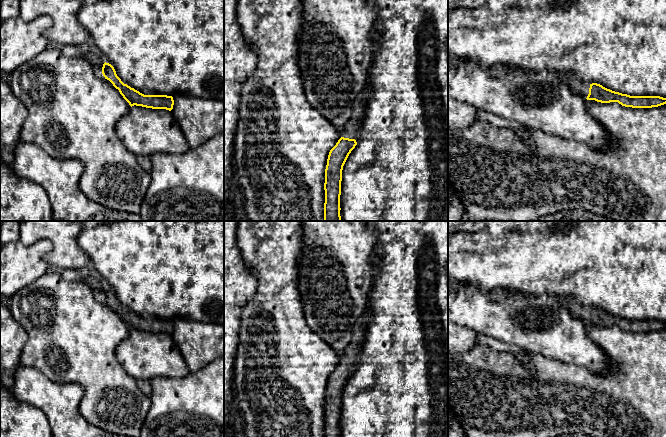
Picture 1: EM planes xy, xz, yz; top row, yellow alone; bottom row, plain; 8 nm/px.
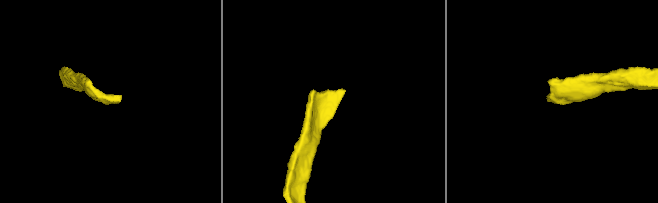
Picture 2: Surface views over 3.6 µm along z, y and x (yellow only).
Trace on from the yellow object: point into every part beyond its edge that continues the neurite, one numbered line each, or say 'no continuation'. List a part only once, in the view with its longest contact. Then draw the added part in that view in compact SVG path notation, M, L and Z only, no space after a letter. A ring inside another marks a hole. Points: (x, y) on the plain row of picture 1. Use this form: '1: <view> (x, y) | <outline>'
1: yz (577, 310) | M565 298L563 300L563 306L567 308L574 317L580 318L584 323L587 322L590 308L582 306L576 298Z

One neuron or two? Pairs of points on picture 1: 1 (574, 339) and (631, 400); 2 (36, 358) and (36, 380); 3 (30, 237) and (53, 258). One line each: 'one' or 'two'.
1: two
2: two
3: one

